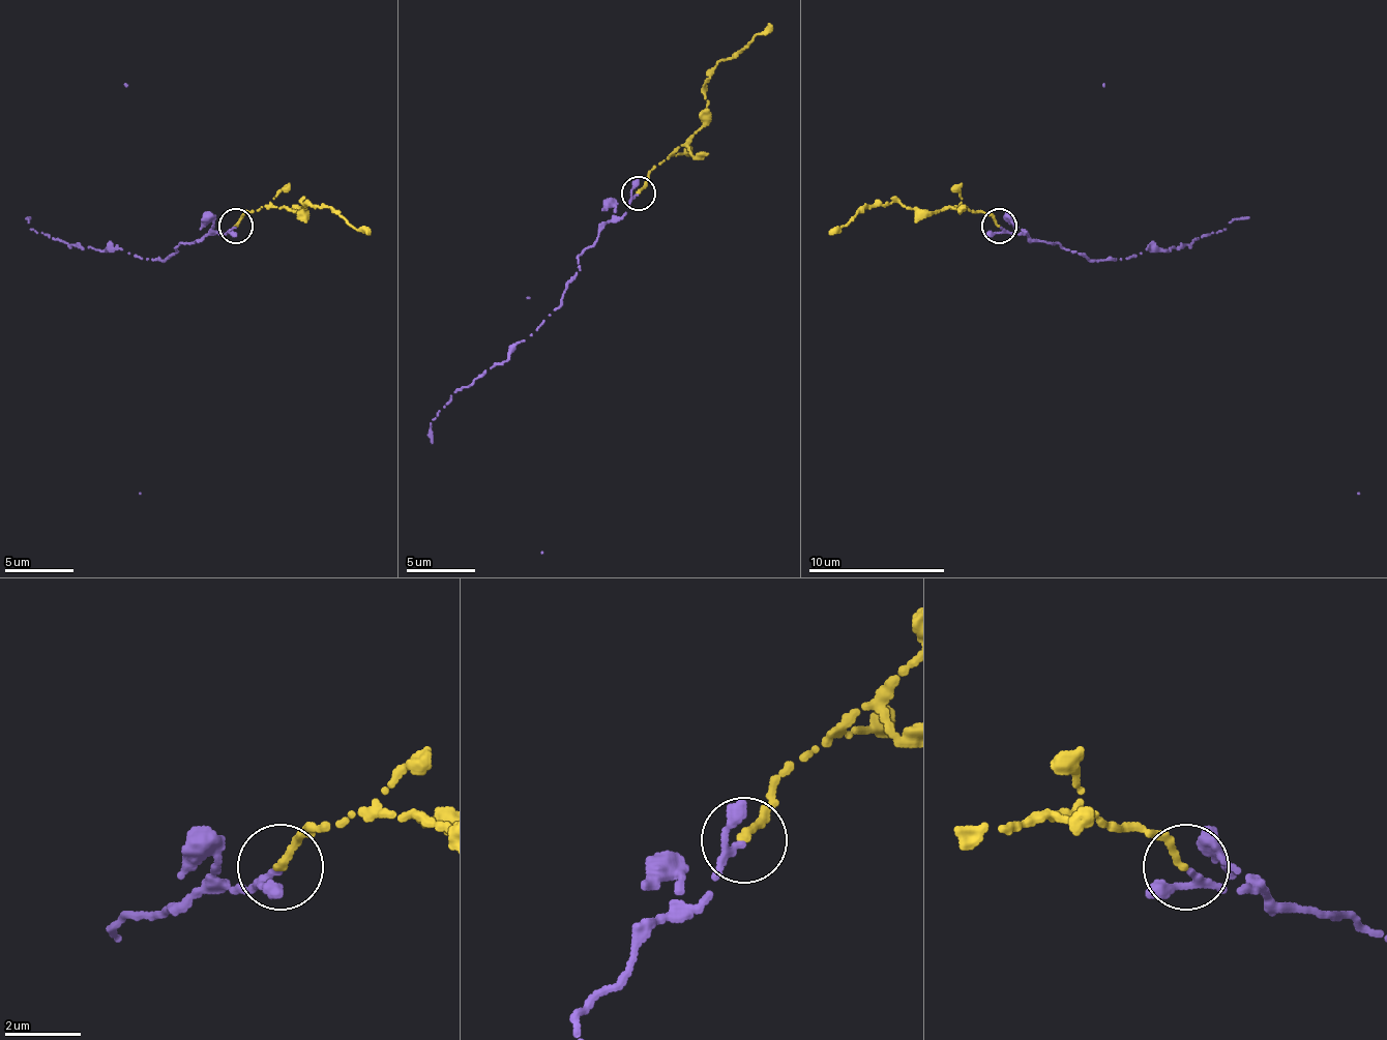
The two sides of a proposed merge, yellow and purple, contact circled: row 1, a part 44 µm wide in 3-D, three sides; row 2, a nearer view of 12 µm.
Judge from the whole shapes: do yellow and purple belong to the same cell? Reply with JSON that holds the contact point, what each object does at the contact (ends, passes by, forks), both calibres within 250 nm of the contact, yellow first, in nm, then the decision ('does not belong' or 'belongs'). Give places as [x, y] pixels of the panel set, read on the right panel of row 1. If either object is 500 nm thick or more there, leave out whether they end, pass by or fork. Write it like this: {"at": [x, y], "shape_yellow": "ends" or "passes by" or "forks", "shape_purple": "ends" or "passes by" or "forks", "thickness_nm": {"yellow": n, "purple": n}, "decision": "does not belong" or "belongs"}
{"at": [999, 226], "shape_yellow": "ends", "shape_purple": "passes by", "thickness_nm": {"yellow": 200, "purple": 170}, "decision": "belongs"}

